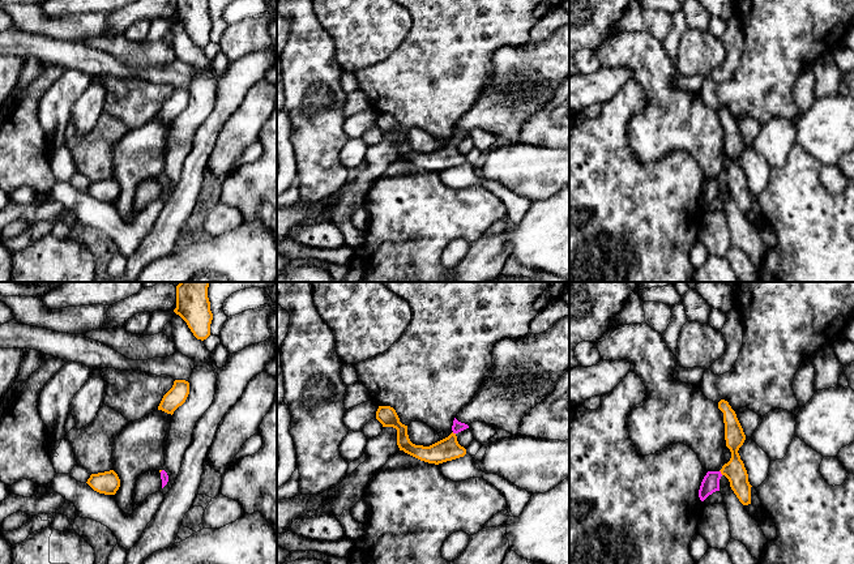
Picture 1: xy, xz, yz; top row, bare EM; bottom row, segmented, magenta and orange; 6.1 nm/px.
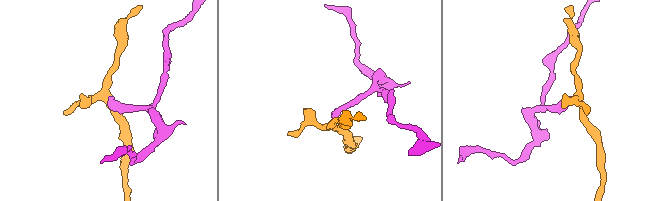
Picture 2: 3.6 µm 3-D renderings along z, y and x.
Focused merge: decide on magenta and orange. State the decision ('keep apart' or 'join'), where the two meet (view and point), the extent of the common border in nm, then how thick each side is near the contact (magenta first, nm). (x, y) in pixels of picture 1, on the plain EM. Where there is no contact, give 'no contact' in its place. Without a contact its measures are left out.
join | yz (720, 180) | 40 nm | 110/140 nm

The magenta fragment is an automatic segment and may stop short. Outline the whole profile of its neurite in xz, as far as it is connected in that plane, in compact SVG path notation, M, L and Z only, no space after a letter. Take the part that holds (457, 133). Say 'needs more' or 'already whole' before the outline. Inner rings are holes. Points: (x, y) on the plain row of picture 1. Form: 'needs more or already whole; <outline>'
needs more; M379 114L376 119L376 127L383 132L383 134L396 136L397 153L400 158L403 158L405 161L420 168L439 172L447 168L464 164L466 162L466 157L458 151L456 142L469 136L469 133L458 129L456 125L452 133L453 140L448 145L430 154L415 153L410 149L407 142L407 133L400 129L400 125L393 115Z

